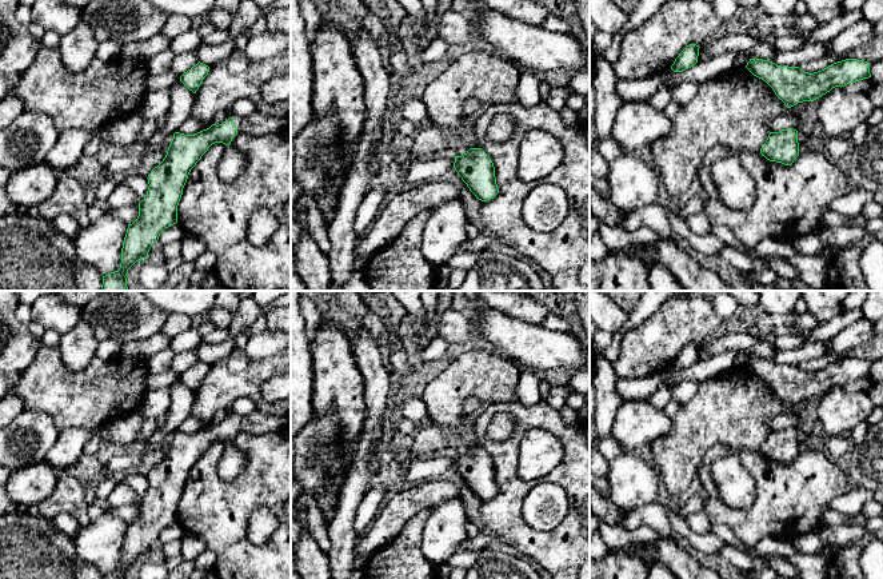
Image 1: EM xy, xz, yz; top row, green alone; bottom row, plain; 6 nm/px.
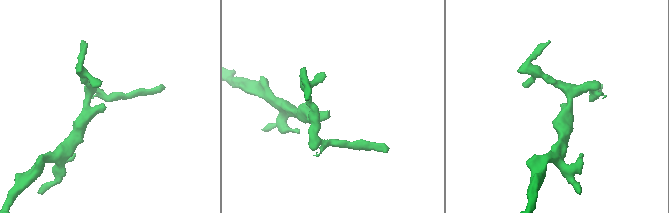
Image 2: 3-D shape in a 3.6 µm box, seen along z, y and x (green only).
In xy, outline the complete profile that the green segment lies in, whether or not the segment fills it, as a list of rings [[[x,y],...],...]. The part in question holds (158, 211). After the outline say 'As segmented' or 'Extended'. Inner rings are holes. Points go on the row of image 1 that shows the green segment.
[[[255,111],[248,117],[229,117],[193,135],[173,133],[163,161],[148,175],[148,191],[139,203],[139,216],[128,224],[120,268],[103,276],[100,291],[128,291],[128,269],[145,260],[160,233],[177,223],[177,205],[191,169],[215,143],[229,145],[237,133],[269,135],[291,125],[291,116]]]. Extended

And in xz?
[[[482,148],[455,156],[454,168],[479,200],[488,201],[499,193],[494,163]]]. As segmented

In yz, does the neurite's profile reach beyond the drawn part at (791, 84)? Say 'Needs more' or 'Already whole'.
Already whole

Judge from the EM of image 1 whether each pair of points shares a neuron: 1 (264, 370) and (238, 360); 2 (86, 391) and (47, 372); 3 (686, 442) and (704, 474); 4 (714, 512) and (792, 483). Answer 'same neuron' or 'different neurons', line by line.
1: same neuron
2: same neuron
3: different neurons
4: same neuron

